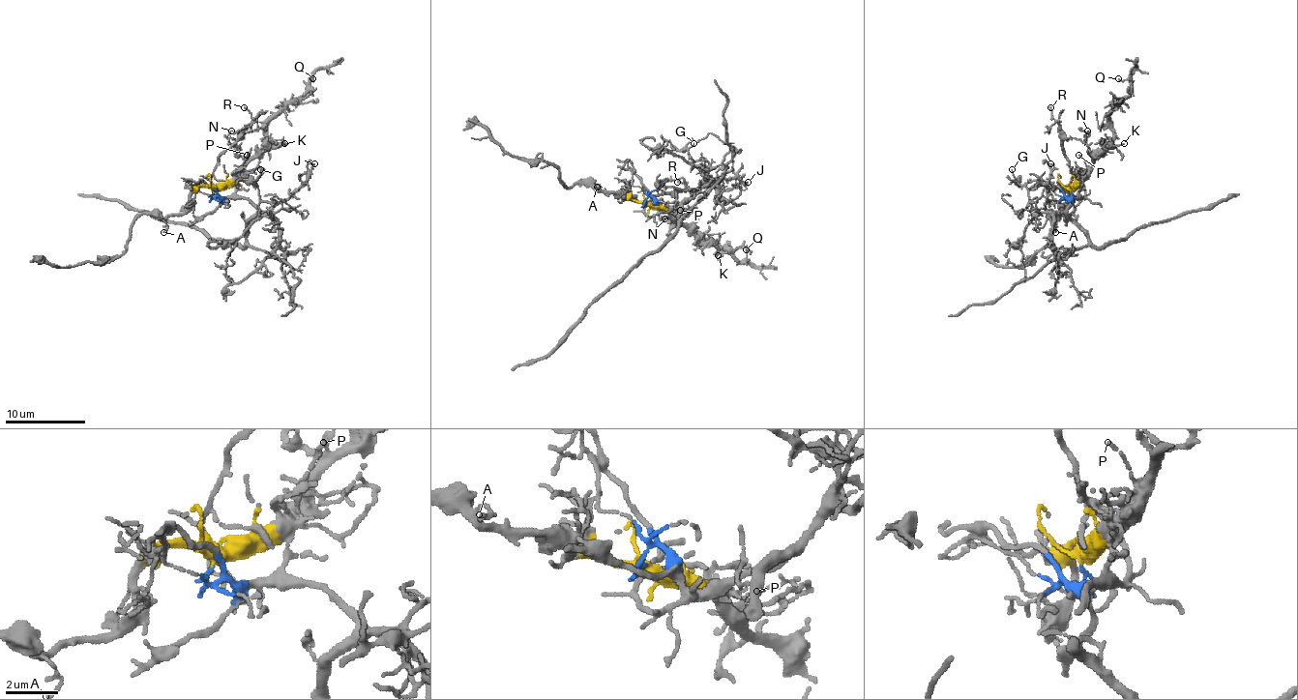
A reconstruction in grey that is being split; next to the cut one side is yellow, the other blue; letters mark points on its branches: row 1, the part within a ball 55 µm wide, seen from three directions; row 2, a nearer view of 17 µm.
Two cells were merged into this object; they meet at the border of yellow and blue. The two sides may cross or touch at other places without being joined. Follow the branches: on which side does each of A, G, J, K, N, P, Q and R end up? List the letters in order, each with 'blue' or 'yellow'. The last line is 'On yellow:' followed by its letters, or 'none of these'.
A: yellow
G: blue
J: blue
K: yellow
N: yellow
P: yellow
Q: yellow
R: blue
On yellow: A, K, N, P, Q

